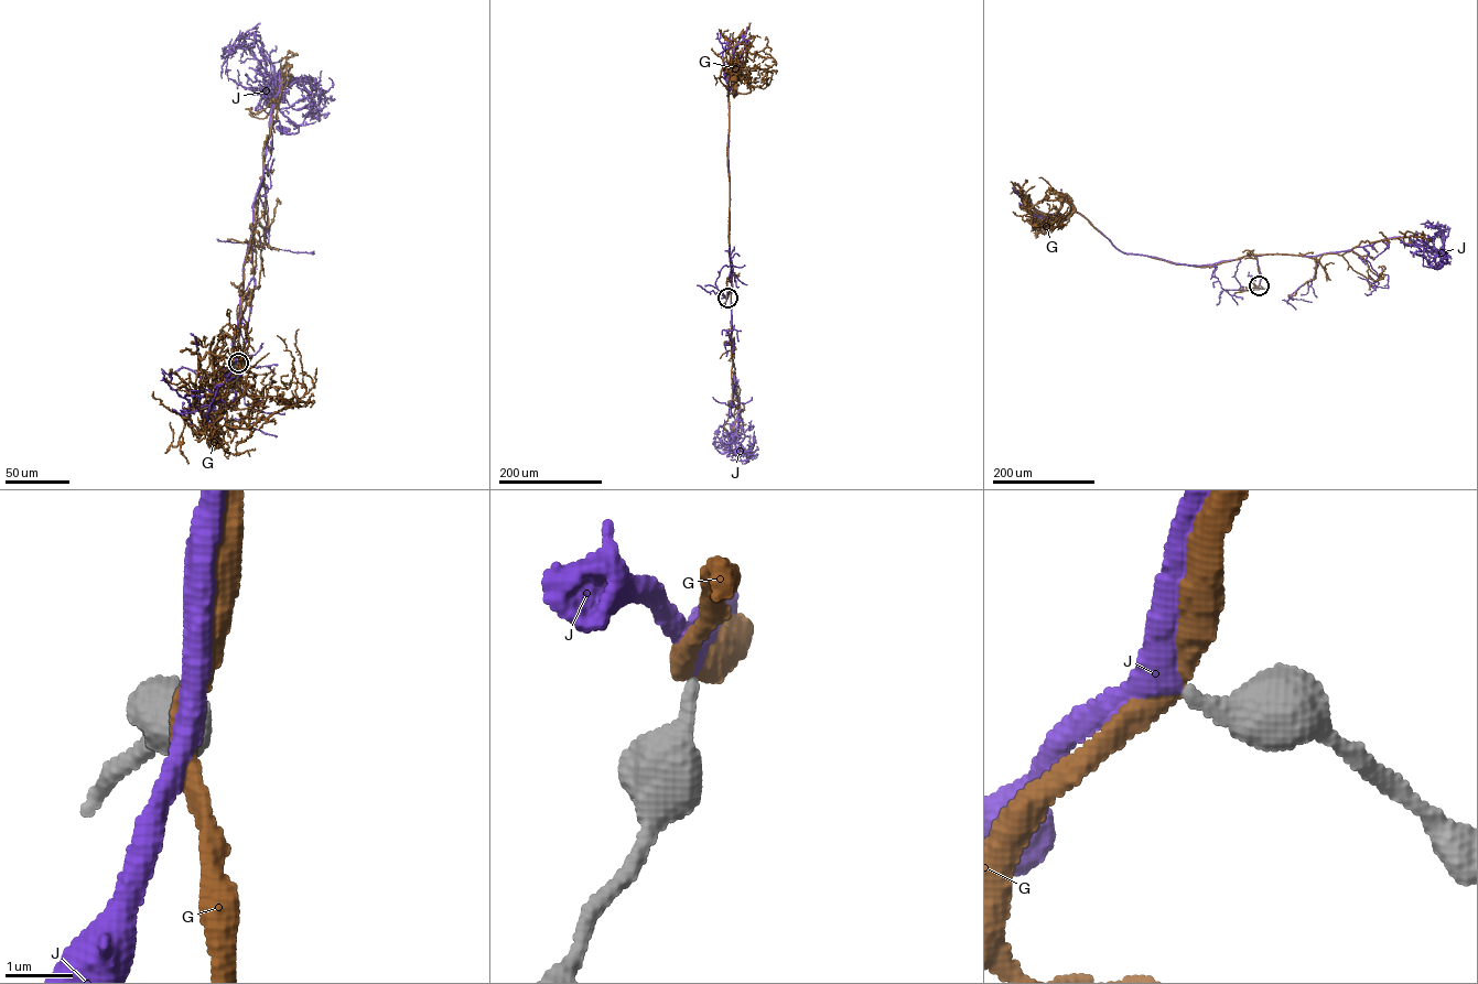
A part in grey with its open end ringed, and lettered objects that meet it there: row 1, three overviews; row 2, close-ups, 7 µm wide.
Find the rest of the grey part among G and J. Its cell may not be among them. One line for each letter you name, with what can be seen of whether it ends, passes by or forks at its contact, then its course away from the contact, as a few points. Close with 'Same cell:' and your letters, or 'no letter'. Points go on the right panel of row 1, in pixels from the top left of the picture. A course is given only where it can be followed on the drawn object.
J: it passes by; course (1259, 285), (1258, 256), (1317, 256), (1410, 235), (1424, 239), (1423, 266), (1436, 268)
Same cell: J

